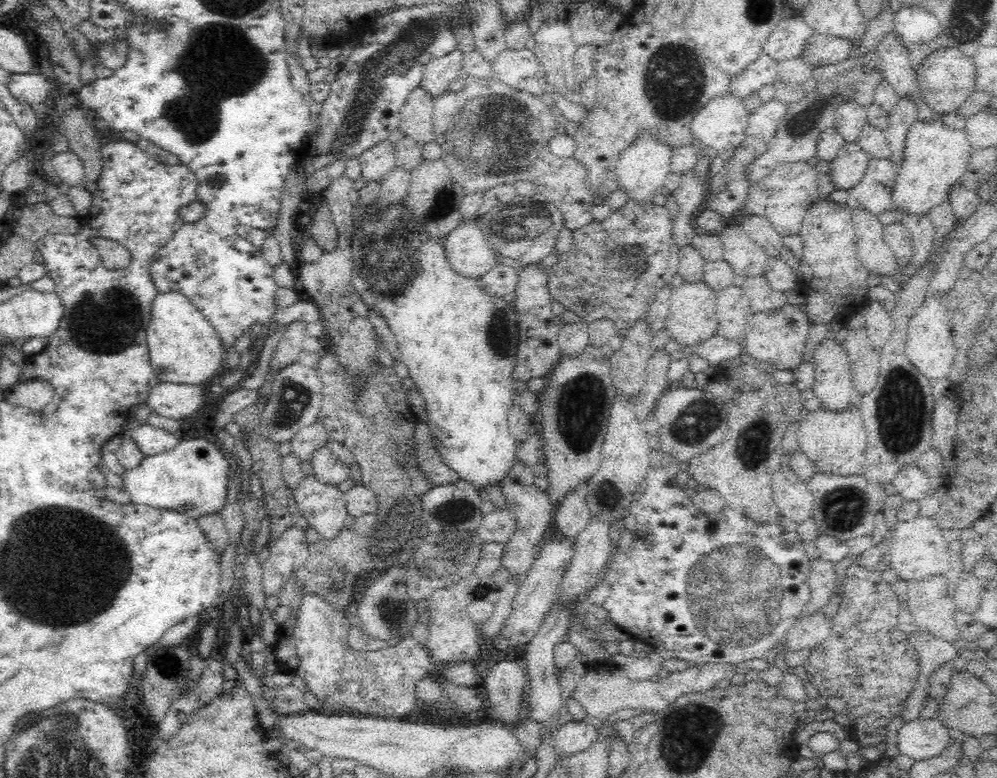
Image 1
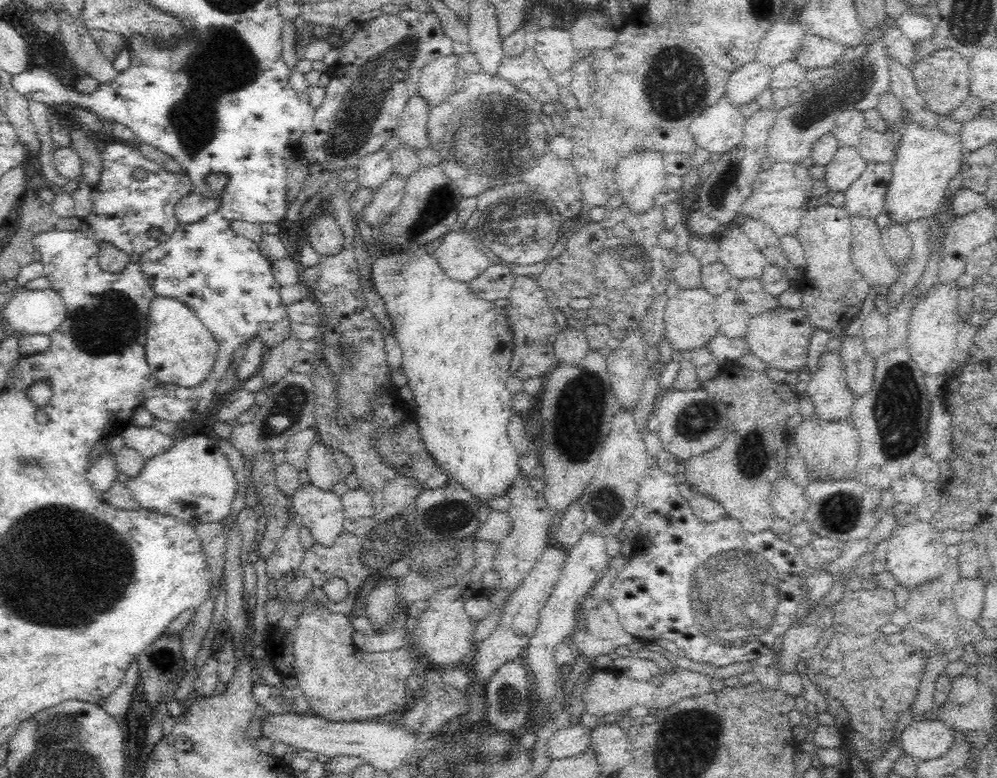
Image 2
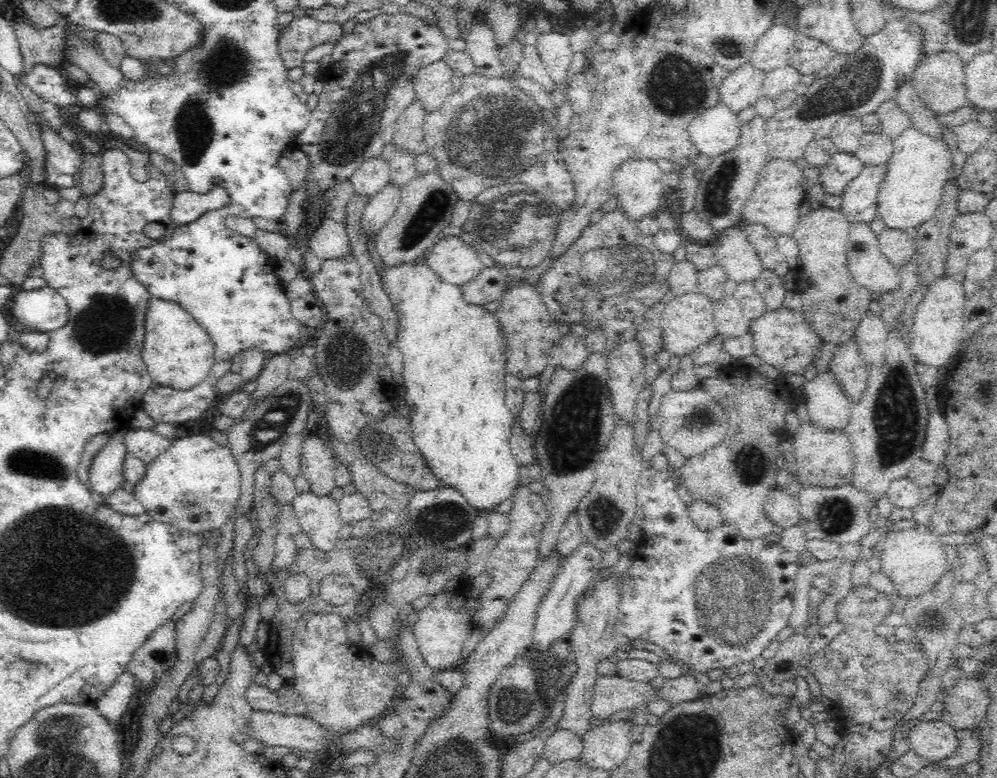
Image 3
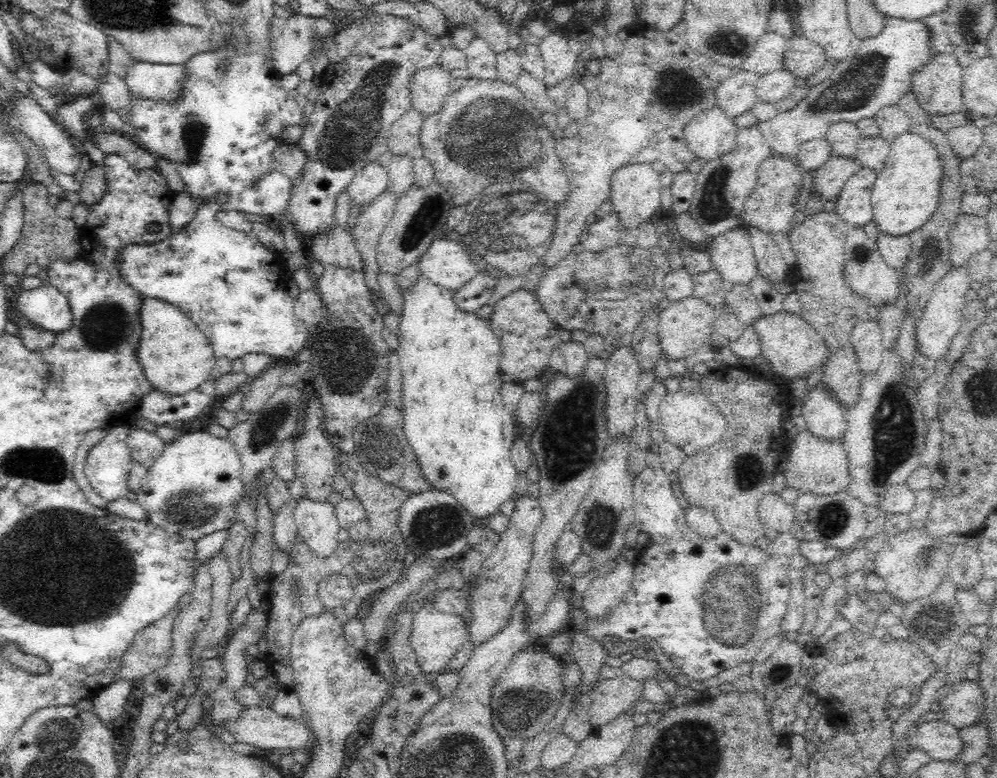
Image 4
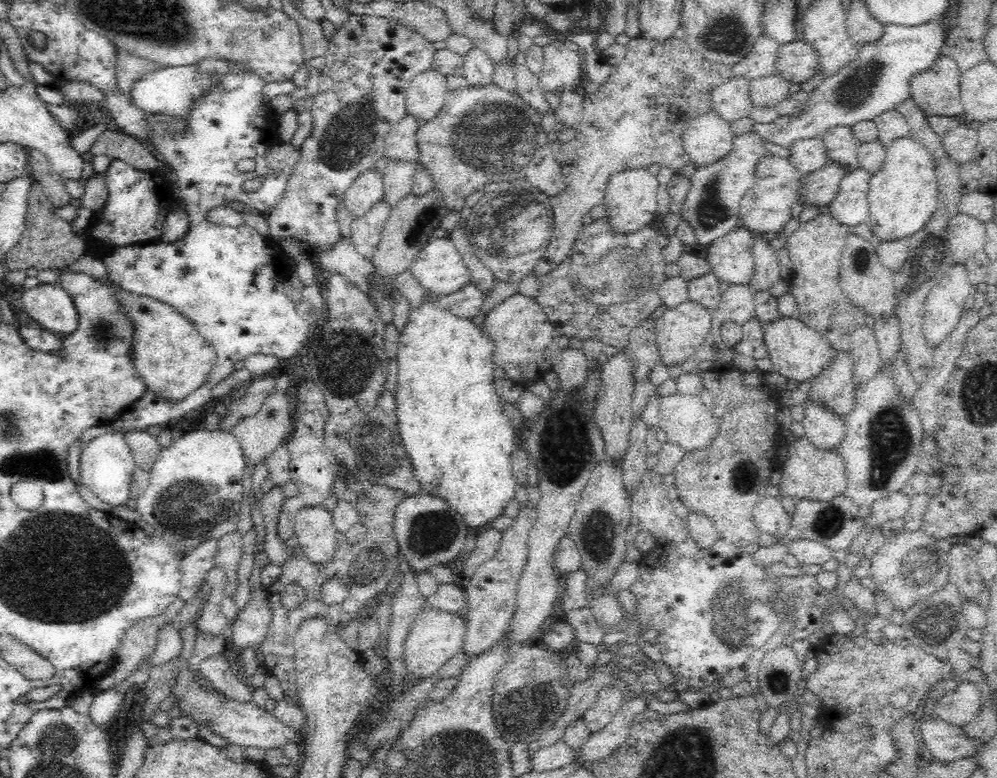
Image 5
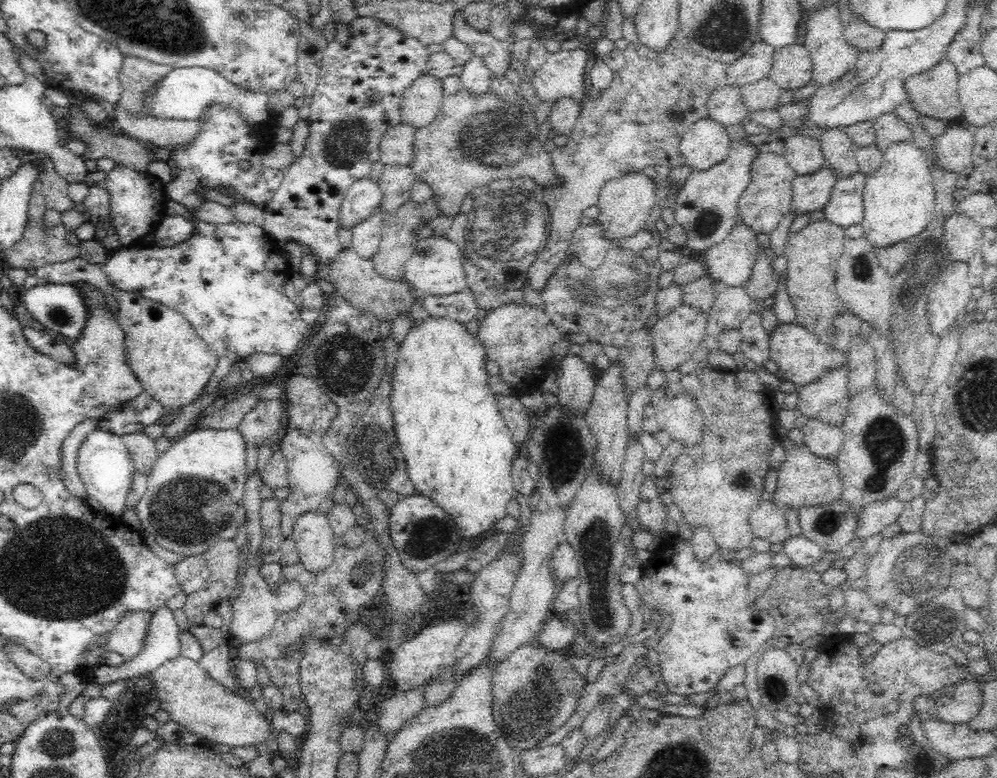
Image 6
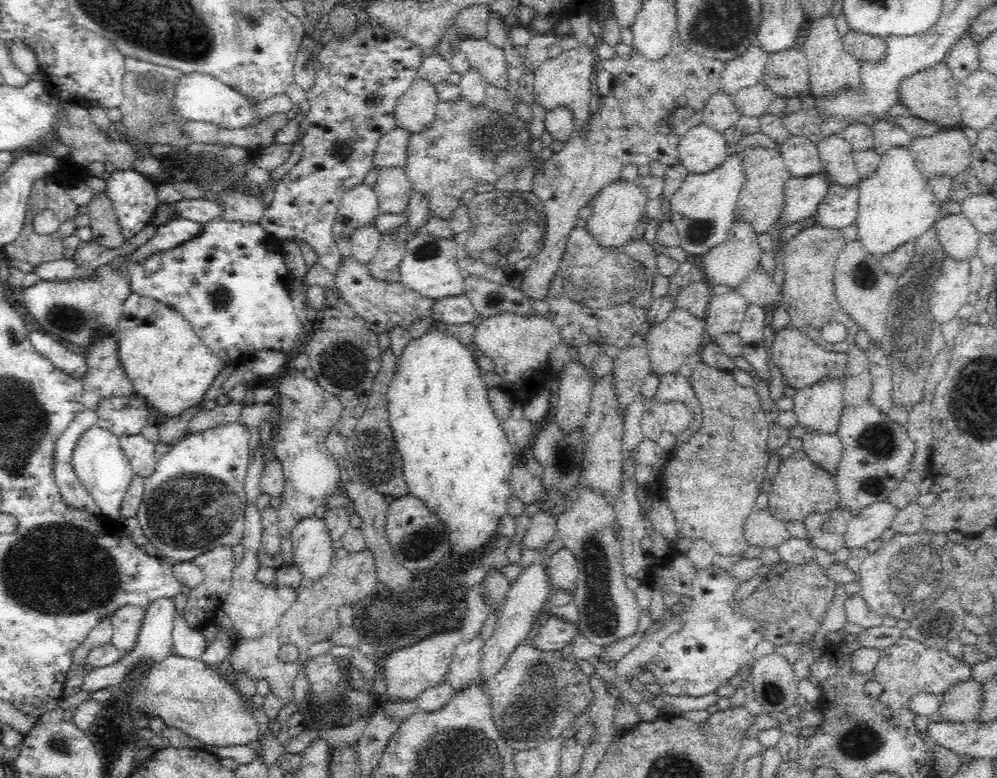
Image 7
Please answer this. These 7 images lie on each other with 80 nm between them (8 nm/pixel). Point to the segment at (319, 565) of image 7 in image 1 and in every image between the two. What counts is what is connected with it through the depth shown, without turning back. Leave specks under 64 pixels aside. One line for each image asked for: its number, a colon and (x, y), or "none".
1: (324, 505)
2: (321, 511)
3: (319, 516)
4: (317, 523)
5: (314, 526)
6: (312, 532)

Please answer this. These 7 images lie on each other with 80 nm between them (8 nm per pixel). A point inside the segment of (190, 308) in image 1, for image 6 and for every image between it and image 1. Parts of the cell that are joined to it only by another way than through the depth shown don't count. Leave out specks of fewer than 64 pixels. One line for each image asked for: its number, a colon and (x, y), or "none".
2: (180, 349)
3: (178, 352)
4: (176, 356)
5: (171, 356)
6: (173, 364)

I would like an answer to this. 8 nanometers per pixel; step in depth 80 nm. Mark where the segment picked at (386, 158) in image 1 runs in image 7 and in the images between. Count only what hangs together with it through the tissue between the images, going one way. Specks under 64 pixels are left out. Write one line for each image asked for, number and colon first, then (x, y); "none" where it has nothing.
2: (376, 168)
3: (374, 174)
4: (368, 183)
5: (366, 190)
6: (364, 196)
7: (359, 206)

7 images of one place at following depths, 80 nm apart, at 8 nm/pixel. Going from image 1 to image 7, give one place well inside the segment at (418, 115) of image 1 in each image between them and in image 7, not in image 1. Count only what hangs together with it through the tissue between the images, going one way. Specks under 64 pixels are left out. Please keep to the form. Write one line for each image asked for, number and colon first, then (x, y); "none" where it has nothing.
2: (411, 129)
3: (408, 135)
4: (404, 139)
5: (401, 143)
6: (397, 147)
7: (392, 149)

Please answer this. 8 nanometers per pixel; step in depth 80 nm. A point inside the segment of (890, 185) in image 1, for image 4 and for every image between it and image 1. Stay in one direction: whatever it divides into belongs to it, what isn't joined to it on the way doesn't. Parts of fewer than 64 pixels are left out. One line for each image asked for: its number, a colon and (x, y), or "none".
2: (866, 197)
3: (859, 201)
4: (854, 205)

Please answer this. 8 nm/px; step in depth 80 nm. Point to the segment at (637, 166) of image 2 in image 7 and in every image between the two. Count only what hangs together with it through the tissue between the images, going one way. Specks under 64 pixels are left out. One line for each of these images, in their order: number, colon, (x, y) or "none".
3: (639, 184)
4: (636, 195)
5: (631, 197)
6: (626, 202)
7: (619, 208)

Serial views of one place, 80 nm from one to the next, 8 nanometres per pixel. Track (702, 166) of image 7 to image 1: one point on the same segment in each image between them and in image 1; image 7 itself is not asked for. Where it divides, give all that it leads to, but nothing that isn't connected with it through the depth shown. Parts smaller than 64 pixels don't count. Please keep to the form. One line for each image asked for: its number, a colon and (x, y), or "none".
1: (721, 125)
2: (719, 128)
3: (717, 130)
4: (713, 133)
5: (707, 138)
6: (705, 143)

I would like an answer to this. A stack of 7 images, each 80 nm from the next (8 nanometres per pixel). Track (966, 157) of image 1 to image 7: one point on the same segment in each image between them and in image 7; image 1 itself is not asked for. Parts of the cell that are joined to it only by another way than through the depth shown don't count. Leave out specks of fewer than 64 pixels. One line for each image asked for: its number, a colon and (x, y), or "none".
2: (928, 159)
3: (921, 165)
4: (907, 193)
5: (903, 196)
6: (899, 199)
7: (896, 204)

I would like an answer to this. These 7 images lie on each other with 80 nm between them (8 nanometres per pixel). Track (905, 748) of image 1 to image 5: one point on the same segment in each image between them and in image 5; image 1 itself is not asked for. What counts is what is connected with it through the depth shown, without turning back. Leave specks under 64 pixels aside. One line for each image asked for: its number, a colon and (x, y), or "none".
2: (925, 739)
3: (935, 740)
4: (940, 740)
5: (946, 742)

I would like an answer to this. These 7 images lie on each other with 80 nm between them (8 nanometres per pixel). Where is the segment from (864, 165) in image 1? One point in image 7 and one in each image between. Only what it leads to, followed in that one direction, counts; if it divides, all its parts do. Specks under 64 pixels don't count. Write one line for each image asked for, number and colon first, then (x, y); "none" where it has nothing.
2: (848, 165)
3: (843, 167)
4: (829, 180)
5: (821, 187)
6: (811, 192)
7: (803, 194)

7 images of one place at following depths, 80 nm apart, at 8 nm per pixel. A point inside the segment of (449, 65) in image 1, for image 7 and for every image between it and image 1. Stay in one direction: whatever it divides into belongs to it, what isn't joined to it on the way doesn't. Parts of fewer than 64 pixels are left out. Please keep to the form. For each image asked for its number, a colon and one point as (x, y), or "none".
2: (436, 82)
3: (434, 83)
4: (429, 88)
5: (426, 94)
6: (421, 101)
7: (416, 108)

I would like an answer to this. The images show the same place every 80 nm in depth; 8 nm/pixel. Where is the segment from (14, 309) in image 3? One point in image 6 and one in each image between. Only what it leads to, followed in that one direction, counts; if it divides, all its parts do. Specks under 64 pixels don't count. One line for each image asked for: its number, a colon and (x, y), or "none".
4: (46, 307)
5: (48, 304)
6: (61, 308)

